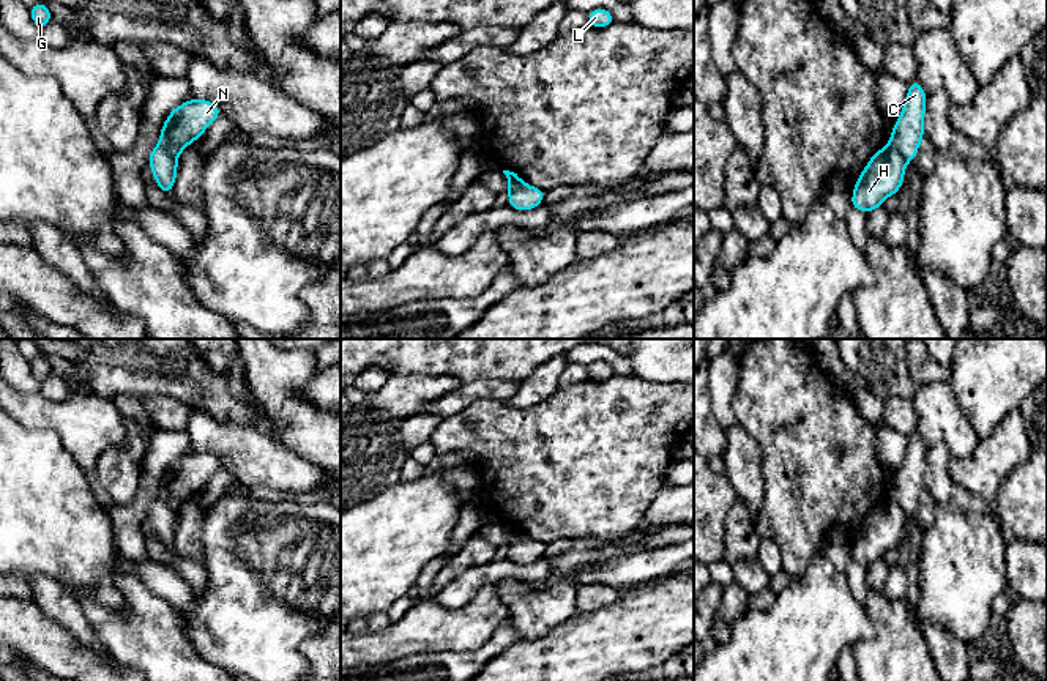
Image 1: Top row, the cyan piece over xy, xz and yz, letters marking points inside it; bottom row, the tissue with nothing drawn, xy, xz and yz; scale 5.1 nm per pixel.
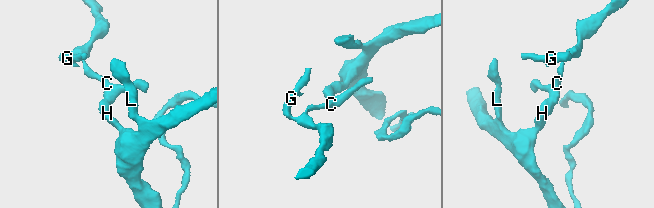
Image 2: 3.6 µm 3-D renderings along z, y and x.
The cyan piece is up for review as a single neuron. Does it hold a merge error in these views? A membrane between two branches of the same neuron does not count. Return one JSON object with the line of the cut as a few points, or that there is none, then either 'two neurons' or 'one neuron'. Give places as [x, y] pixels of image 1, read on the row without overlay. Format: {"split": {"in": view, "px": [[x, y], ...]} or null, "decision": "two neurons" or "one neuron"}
{"split": {"in": "yz", "px": [[891, 494], [905, 514]]}, "decision": "two neurons"}

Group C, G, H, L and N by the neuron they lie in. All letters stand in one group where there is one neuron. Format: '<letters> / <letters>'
C G N / H L

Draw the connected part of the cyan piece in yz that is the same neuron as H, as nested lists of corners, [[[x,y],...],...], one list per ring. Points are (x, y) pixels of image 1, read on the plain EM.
[[[888,495],[867,515],[853,539],[851,561],[866,568],[881,560],[891,547],[899,547],[905,530],[905,512]]]

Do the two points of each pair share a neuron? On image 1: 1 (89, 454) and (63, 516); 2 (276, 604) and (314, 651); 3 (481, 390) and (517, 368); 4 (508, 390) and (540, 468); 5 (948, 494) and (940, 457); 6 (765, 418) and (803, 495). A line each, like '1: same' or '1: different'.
1: different
2: different
3: different
4: different
5: same
6: same

